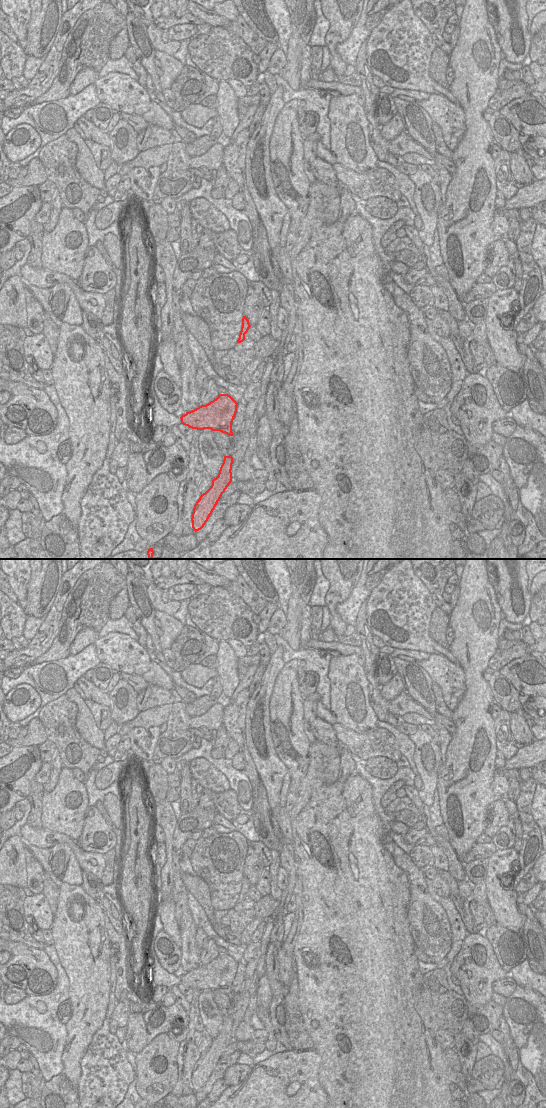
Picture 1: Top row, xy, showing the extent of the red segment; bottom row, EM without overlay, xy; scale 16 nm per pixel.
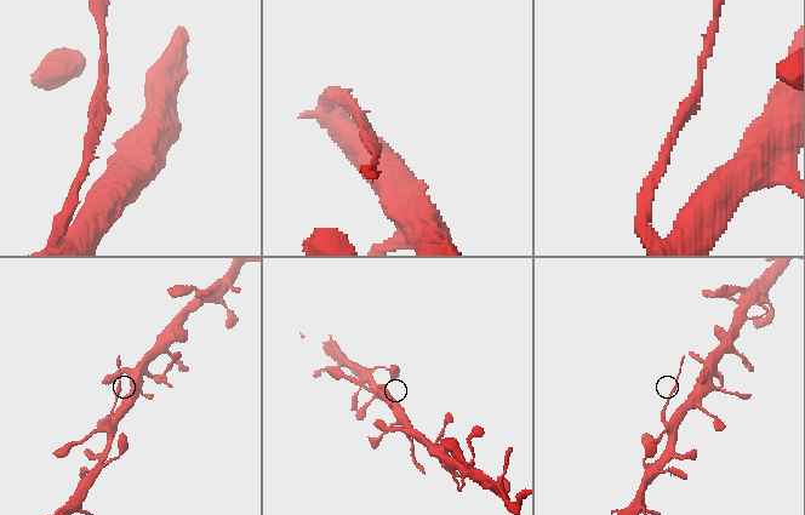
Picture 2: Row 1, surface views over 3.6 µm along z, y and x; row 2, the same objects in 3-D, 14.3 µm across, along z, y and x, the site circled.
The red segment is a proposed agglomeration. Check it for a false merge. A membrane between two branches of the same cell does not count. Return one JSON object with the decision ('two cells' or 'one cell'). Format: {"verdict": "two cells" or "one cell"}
{"verdict": "two cells"}

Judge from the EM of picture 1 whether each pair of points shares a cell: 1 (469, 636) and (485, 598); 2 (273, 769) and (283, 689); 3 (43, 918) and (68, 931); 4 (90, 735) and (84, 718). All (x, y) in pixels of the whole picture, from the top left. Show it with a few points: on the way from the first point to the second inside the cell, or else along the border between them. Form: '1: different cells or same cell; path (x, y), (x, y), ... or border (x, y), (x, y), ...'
1: same cell; path (476, 627), (476, 615), (484, 607)
2: different cells; border (269, 728), (274, 751), (288, 769)
3: different cells; border (54, 915), (52, 925), (49, 928)
4: same cell; path (88, 731), (85, 722)

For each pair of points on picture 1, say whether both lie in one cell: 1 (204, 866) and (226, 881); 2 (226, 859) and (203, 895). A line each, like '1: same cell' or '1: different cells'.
1: same cell
2: different cells

